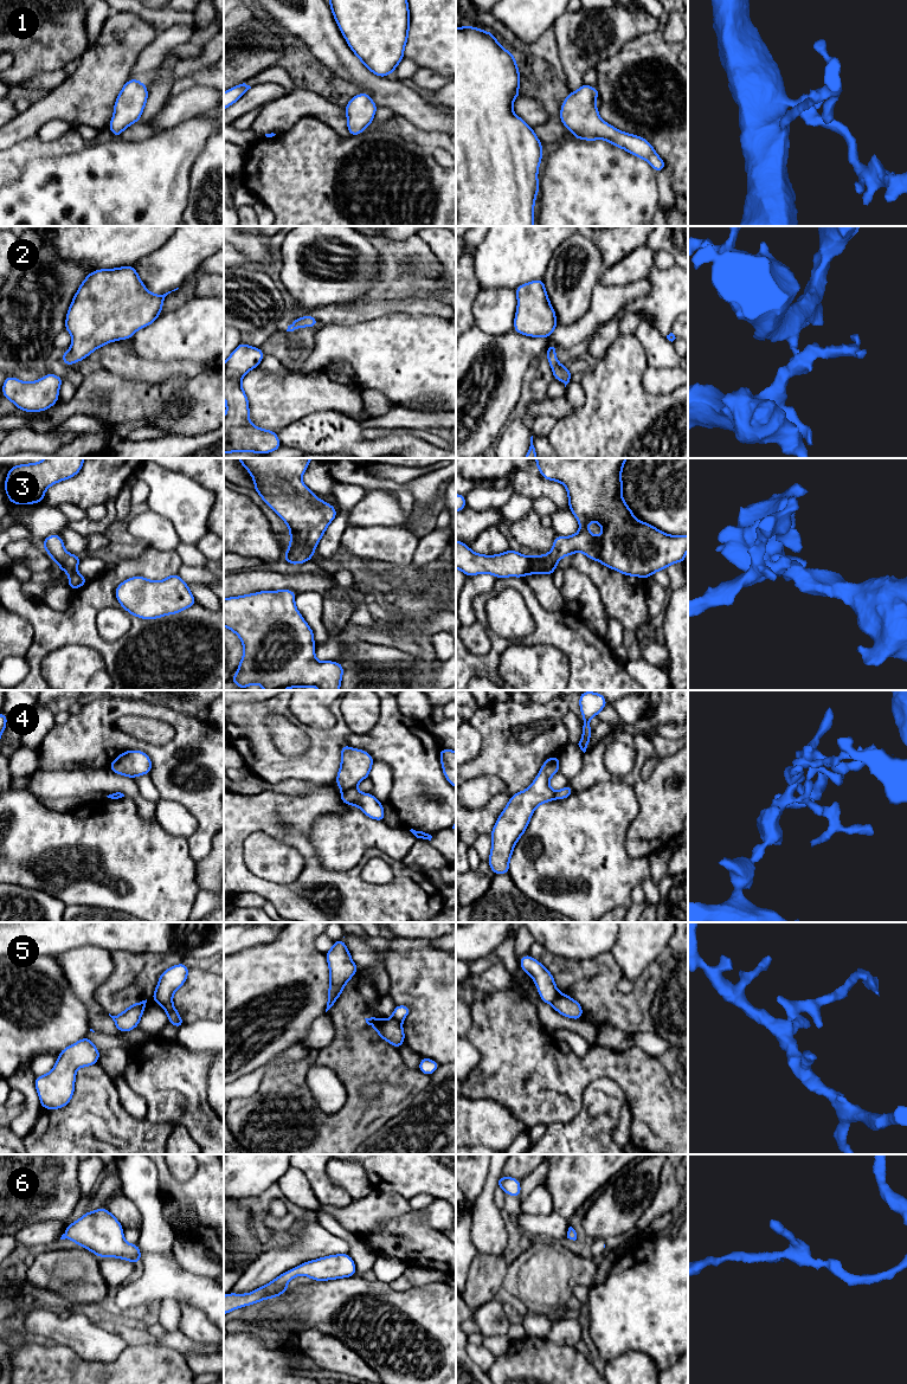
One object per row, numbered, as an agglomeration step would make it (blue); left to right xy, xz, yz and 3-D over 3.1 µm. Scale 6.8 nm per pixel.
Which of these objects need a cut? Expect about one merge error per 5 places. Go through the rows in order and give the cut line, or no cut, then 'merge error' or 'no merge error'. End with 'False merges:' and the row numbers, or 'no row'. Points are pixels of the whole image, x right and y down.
1: no cut; no merge error
2: no cut; no merge error
3: no cut; no merge error
4: cut in xz along (354, 786), (343, 790); merge error
5: cut in xz along (391, 1017), (400, 1023); merge error
6: no cut; no merge error
False merges: 4, 5

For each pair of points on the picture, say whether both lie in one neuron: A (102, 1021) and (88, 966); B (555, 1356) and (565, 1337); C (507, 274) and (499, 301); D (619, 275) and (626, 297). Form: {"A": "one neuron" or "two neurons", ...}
{"A": "one neuron", "B": "two neurons", "C": "two neurons", "D": "two neurons"}

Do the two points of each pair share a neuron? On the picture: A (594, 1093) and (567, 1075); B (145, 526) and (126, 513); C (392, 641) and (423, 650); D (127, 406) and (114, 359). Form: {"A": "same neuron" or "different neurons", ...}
{"A": "different neurons", "B": "different neurons", "C": "same neuron", "D": "different neurons"}

